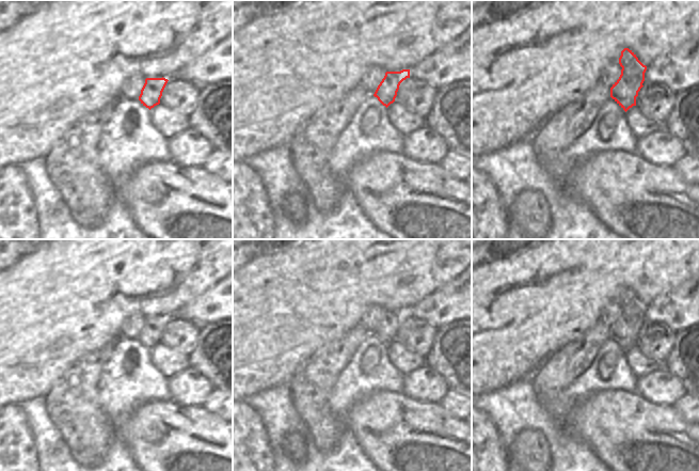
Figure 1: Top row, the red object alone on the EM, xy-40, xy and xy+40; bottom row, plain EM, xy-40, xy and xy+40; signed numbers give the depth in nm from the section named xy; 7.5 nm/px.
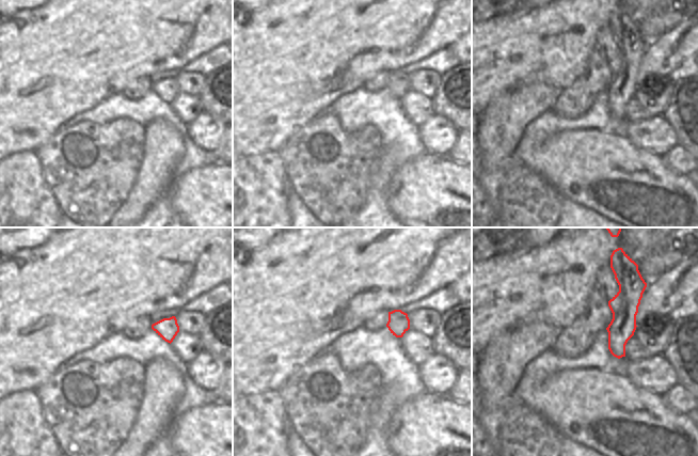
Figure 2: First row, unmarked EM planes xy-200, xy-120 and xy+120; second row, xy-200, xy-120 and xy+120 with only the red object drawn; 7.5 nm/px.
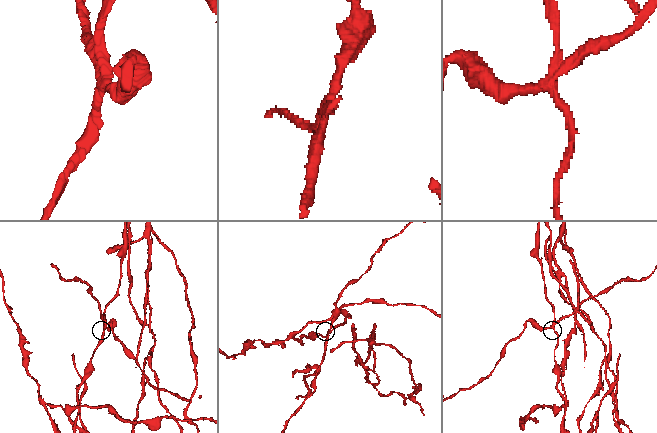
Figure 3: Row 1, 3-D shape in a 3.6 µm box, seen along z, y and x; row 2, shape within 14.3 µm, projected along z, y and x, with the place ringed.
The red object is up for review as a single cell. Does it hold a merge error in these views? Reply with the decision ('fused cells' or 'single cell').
fused cells

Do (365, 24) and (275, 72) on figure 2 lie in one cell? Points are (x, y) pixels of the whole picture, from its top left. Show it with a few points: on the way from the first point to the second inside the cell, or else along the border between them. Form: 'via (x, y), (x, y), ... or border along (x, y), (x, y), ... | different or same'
via (343, 24), (336, 24), (323, 36), (298, 54) | same

